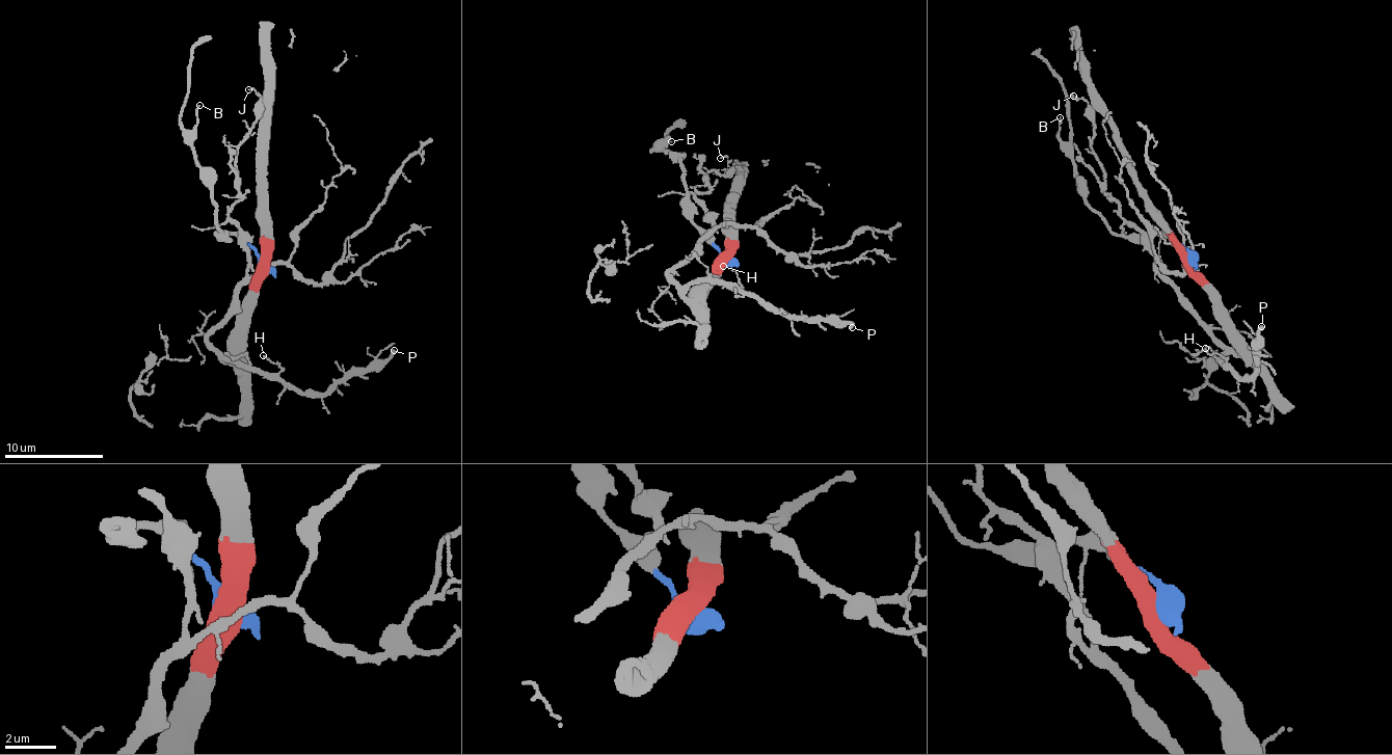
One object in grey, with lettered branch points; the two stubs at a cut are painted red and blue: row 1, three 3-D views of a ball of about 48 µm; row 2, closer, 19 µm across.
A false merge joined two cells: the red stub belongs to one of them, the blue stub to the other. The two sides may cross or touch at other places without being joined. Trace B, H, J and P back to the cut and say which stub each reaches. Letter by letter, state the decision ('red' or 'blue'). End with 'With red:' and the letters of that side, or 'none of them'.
B: blue
H: red
J: red
P: red
With red: H, J, P

